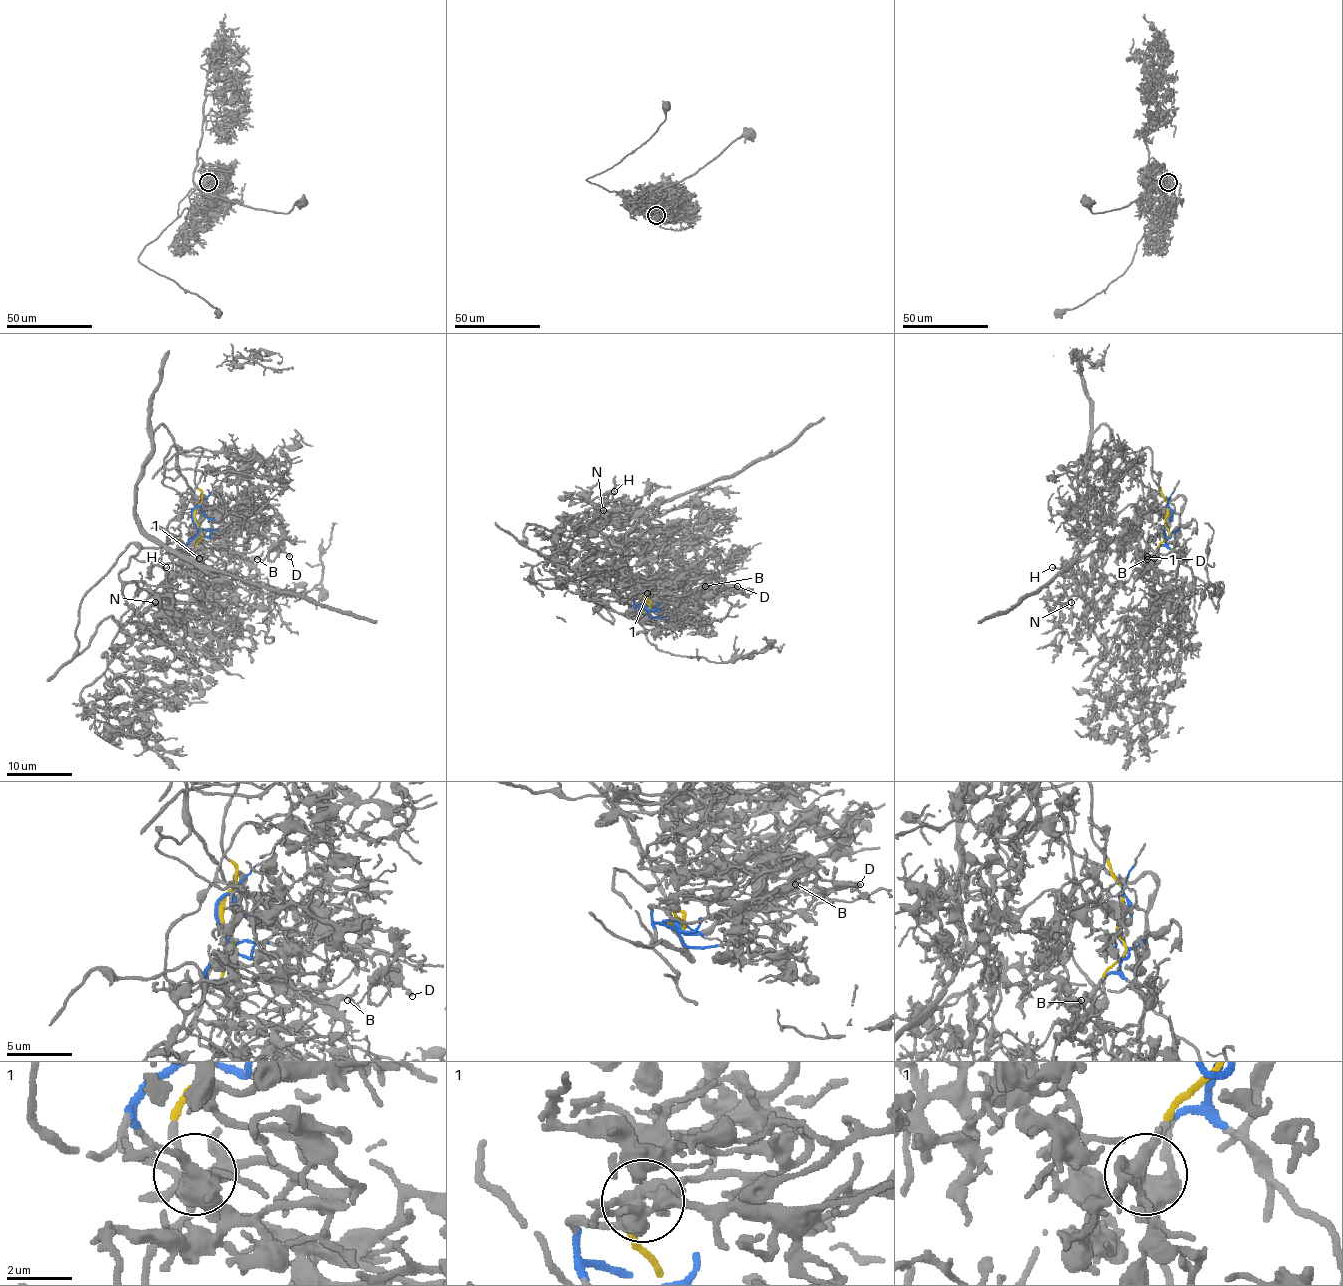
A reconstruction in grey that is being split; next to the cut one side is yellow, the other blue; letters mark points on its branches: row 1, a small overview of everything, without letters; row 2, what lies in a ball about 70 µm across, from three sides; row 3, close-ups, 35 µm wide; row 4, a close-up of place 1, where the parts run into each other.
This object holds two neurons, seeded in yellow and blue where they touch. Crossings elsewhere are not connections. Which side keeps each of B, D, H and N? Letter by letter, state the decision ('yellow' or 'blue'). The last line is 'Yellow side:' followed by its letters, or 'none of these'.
B: blue
D: blue
H: blue
N: blue
Yellow side: none of these

